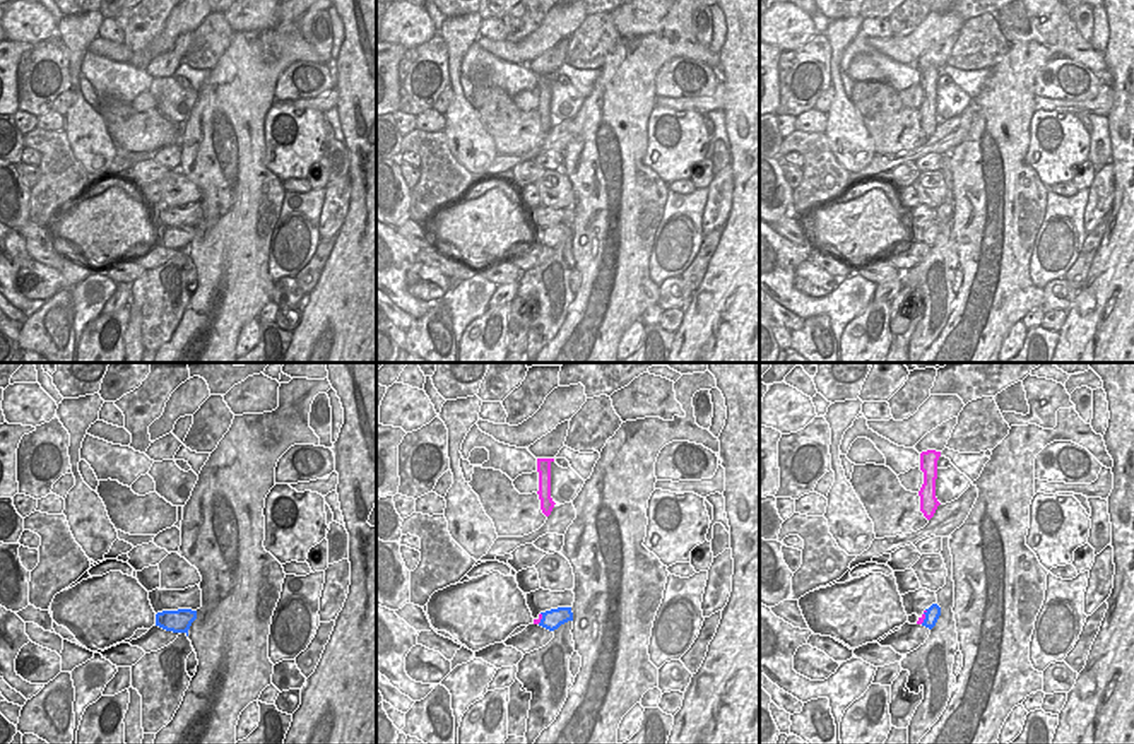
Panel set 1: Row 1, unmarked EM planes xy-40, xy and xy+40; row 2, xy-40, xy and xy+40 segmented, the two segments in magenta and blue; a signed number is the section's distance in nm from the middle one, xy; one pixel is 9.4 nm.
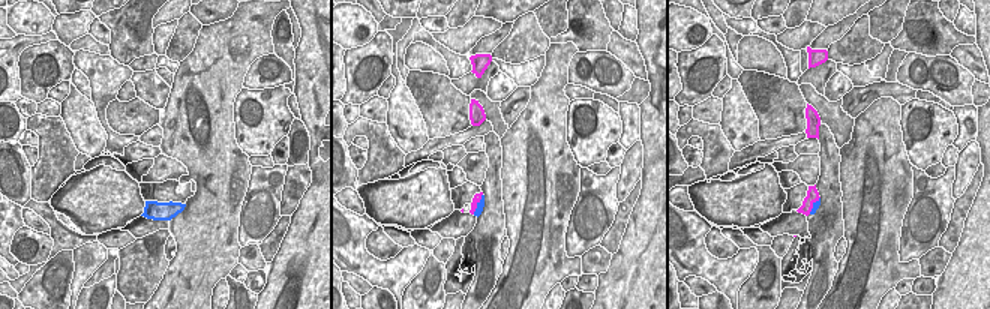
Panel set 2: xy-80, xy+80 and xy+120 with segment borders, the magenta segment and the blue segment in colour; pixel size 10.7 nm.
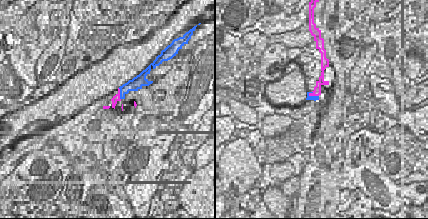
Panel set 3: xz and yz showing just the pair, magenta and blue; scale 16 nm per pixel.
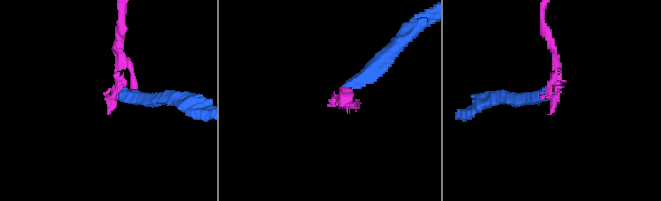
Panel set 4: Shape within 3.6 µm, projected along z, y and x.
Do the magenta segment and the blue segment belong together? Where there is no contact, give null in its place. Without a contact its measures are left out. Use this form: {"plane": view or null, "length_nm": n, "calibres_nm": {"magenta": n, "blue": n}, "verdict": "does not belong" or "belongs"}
{"plane": "xy+40", "length_nm": 150, "calibres_nm": {"magenta": 60, "blue": 130}, "verdict": "does not belong"}

